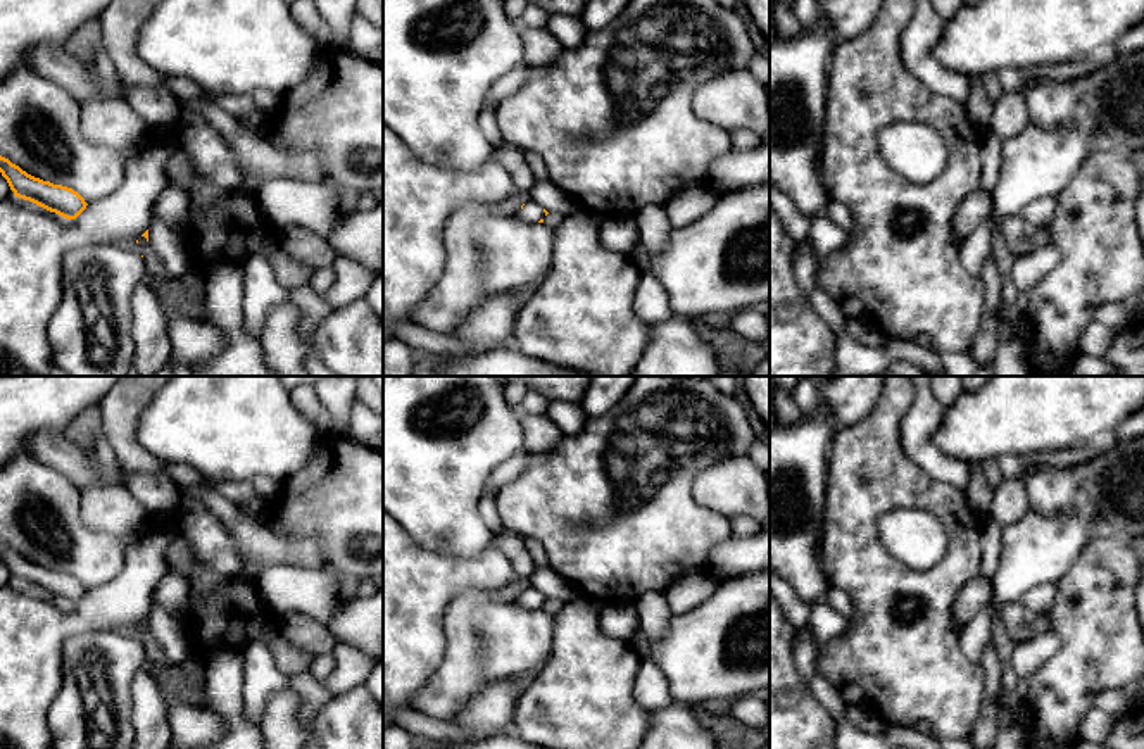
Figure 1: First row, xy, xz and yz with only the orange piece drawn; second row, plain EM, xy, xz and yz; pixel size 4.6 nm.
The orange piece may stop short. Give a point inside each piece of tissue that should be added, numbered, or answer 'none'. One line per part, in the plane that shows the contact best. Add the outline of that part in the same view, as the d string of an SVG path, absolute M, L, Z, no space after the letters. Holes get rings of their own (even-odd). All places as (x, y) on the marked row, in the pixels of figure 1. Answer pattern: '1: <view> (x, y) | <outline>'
1: xy (157, 275) | M138 238L140 255L145 259L145 266L148 269L150 281L155 285L162 285L171 280L171 276L162 269L159 255L152 250L147 238Z

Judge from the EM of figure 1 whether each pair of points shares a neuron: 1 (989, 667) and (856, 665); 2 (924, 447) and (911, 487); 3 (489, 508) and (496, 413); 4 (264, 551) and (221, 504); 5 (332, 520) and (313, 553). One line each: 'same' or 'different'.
1: different
2: different
3: different
4: same
5: different

